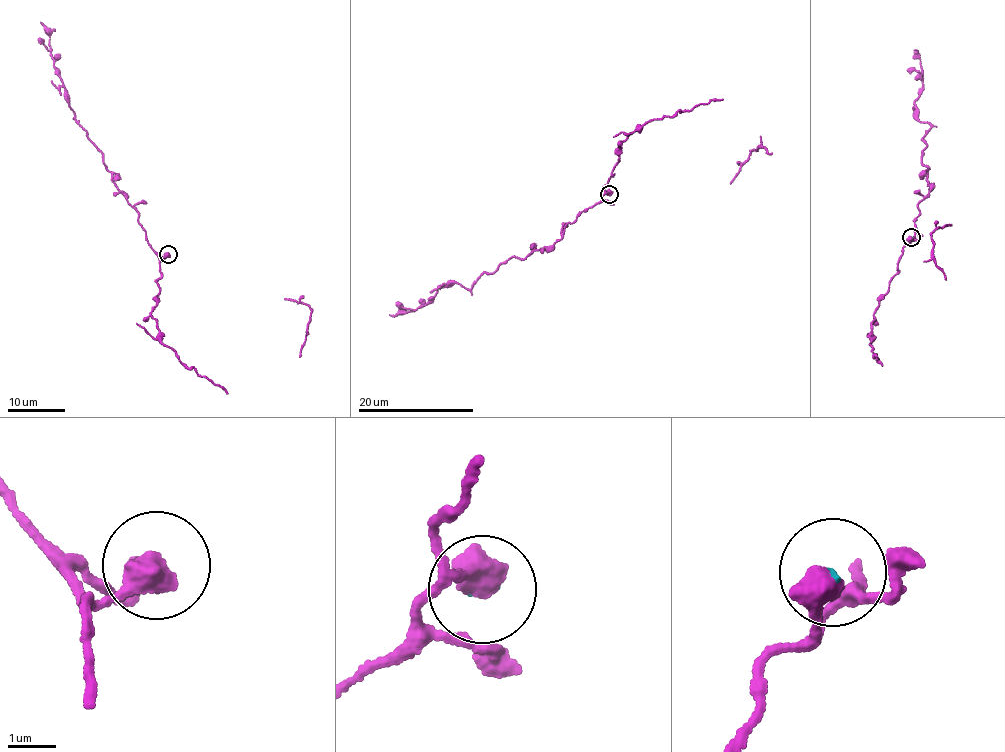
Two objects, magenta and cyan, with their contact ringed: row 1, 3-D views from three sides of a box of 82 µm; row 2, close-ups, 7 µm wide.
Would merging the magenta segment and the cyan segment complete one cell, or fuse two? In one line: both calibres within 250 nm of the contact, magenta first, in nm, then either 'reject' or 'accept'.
650 nm thick on the magenta side, 80 nm on the other; reject

